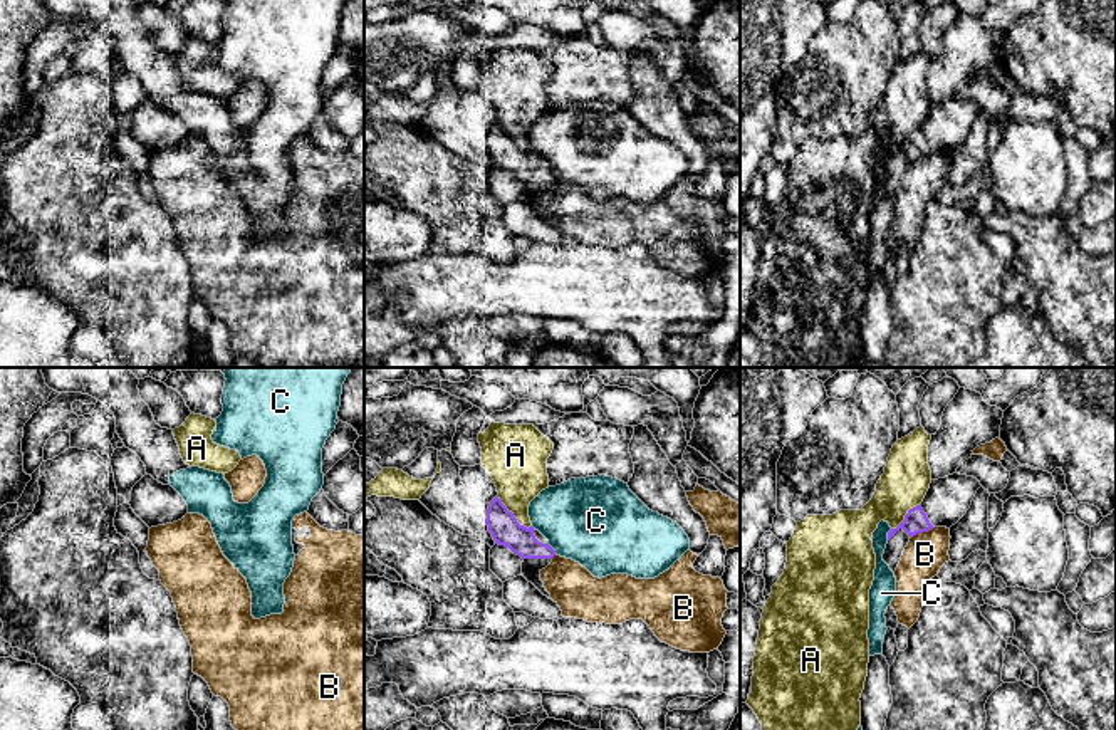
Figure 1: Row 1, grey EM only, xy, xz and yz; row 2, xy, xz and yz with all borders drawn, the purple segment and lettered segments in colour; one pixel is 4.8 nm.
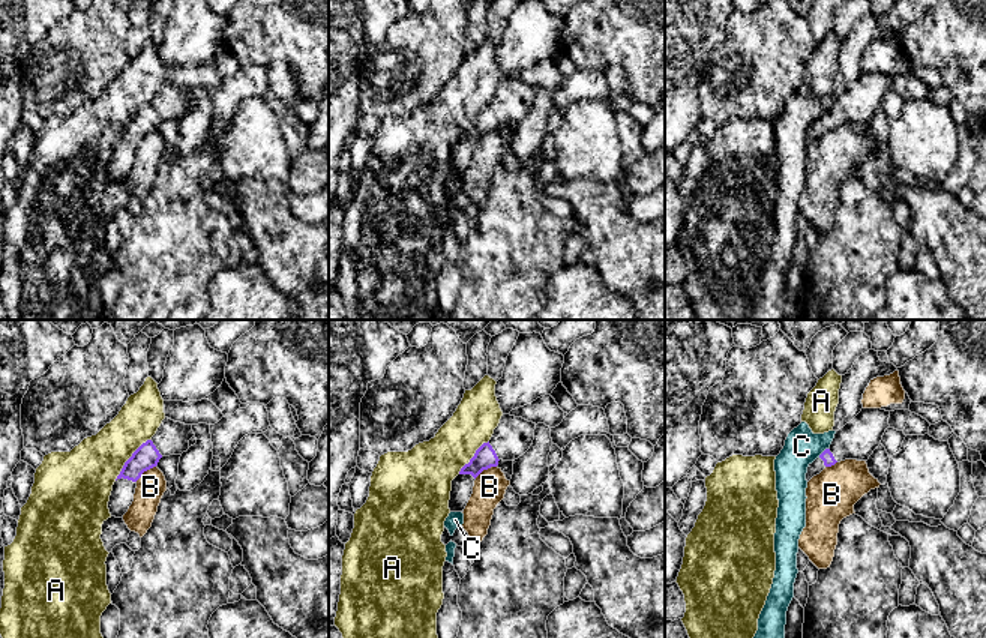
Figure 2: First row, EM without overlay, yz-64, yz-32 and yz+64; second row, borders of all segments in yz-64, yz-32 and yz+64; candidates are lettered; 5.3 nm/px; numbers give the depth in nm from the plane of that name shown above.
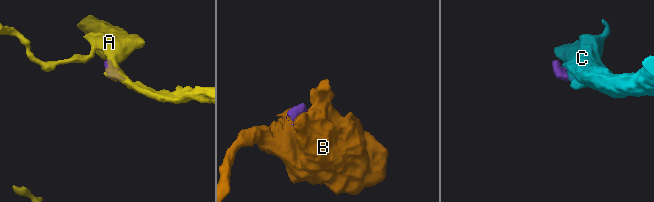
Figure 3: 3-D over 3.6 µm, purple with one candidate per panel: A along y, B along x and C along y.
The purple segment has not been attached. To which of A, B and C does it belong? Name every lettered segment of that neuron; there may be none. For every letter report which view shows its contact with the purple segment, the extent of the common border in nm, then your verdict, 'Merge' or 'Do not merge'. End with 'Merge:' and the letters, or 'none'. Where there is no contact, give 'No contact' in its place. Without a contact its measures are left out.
A: Touches purple in xz. Shared border 220 nm. Do not merge
B: Touches purple in yz. Shared border 130 nm. Do not merge
C: Touches purple in yz. Shared border 60 nm. Do not merge
Merge: none

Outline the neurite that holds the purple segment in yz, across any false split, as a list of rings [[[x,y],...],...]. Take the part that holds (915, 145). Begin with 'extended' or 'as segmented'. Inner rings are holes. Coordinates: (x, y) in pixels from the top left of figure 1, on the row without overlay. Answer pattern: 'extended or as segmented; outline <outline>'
extended; outline [[[960,97],[931,104],[923,126],[910,133],[905,144],[888,156],[883,185],[889,193],[896,195],[903,175],[913,159],[928,156],[933,151],[950,153],[955,149],[970,133],[980,111],[977,102]]]

